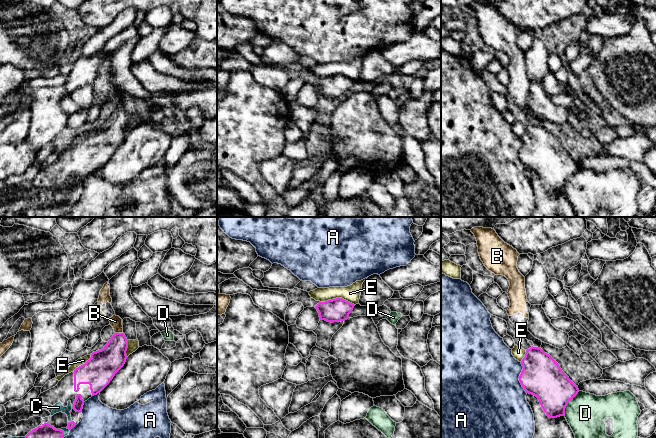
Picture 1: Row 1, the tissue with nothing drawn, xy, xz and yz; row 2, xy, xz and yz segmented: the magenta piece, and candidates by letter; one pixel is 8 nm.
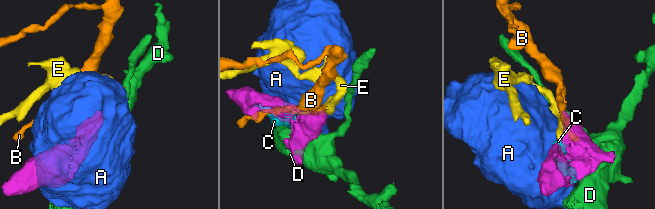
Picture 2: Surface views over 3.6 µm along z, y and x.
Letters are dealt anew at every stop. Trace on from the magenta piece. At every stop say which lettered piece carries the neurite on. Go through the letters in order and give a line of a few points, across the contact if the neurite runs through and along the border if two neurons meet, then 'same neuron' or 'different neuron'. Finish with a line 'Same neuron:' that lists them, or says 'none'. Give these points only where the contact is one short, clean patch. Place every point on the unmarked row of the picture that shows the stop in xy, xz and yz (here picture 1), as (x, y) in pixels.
A: different neuron
B: line xy (108, 137), (118, 120), (119, 109), (115, 97); same neuron
C: same neuron
D: different neuron
E: different neuron
Same neuron: B, C

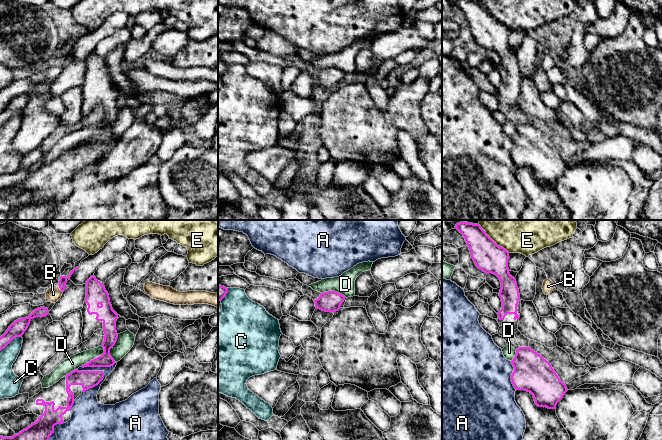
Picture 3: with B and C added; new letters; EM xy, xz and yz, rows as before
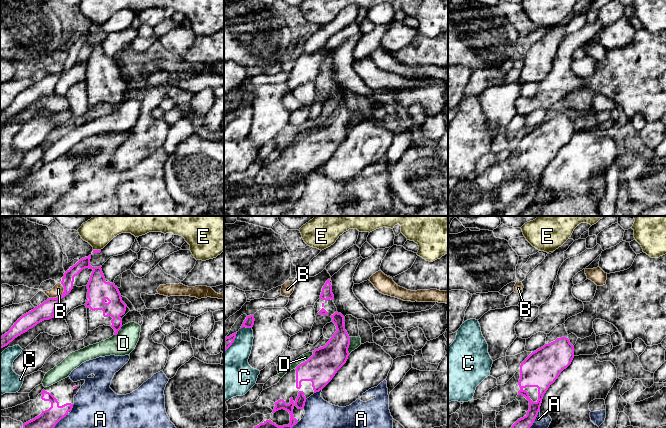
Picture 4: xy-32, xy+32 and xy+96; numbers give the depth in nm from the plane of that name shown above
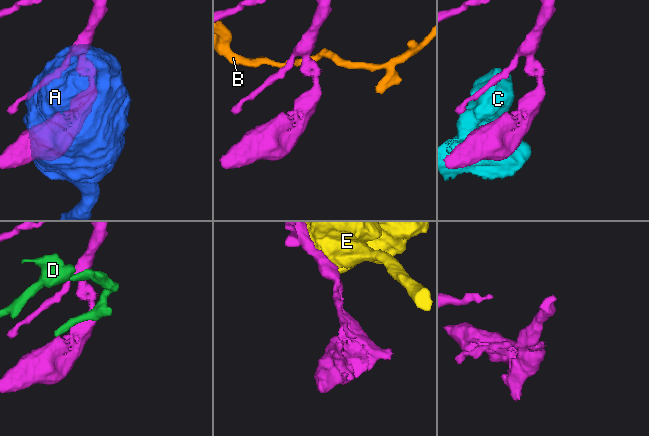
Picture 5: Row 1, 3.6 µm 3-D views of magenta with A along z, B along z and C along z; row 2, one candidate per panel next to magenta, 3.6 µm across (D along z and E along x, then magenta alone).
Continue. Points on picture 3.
A: different neuron
B: line xy (58, 61), (62, 68); different neuron
C: different neuron
D: different neuron
E: line yz (478, 0), (498, 21), (509, 28); different neuron
Same neuron: none

